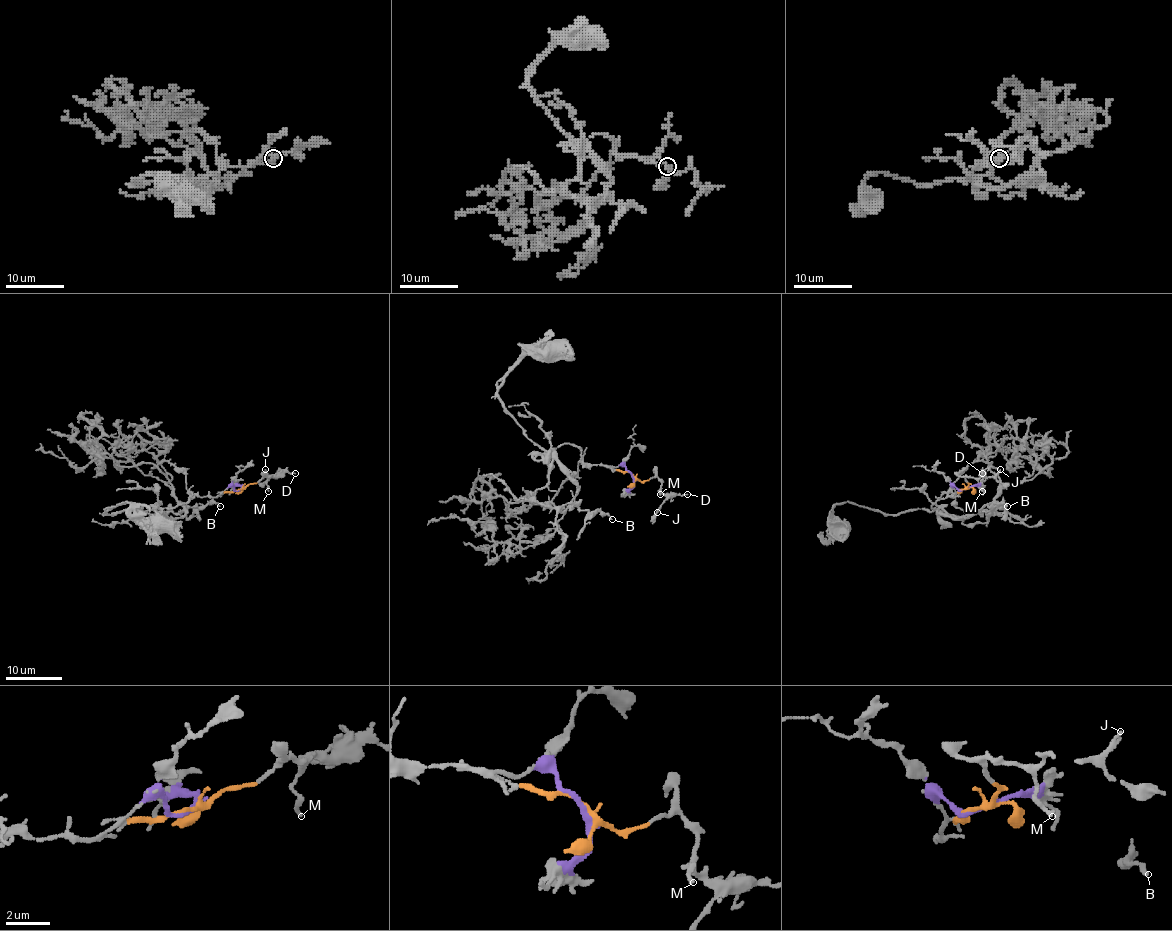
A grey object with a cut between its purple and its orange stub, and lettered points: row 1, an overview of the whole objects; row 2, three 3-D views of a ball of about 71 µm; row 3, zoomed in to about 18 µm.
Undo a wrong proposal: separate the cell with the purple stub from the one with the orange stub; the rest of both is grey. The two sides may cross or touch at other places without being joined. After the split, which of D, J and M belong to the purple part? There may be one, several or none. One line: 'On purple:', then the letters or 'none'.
On purple: none

